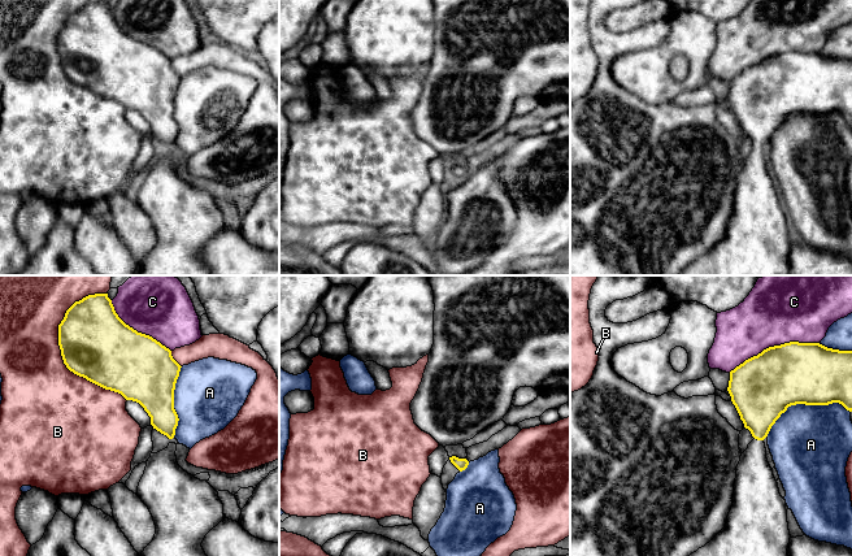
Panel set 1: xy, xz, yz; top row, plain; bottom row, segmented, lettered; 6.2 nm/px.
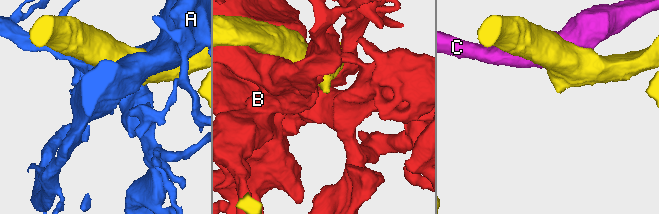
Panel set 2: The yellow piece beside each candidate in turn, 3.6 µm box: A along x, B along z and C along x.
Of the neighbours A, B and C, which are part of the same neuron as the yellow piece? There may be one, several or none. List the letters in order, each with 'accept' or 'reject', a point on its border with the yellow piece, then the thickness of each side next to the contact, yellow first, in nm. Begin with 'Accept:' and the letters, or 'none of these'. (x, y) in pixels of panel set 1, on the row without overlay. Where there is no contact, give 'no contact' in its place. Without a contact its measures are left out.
Accept: none of these
A: reject; contact yz (804, 112); calibres 380 and 480 nm
B: reject; contact xy (62, 66); calibres 440 and 440 nm
C: reject; contact yz (774, 55); calibres 380 and 360 nm

